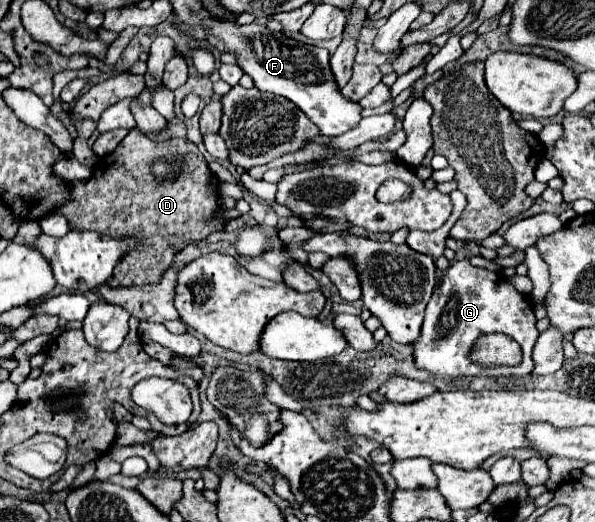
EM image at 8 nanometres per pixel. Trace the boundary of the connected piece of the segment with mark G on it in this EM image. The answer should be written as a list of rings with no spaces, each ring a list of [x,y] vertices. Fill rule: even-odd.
[[[468,258],[454,262],[442,284],[434,290],[432,300],[426,306],[426,316],[420,328],[420,338],[412,342],[412,360],[420,370],[426,370],[434,376],[444,376],[448,380],[460,378],[480,378],[480,376],[526,376],[532,372],[532,348],[538,338],[536,316],[530,304],[530,298],[516,292],[508,280],[470,264]],[[486,332],[502,332],[512,336],[524,352],[524,358],[514,368],[478,368],[468,360],[472,342]]]

